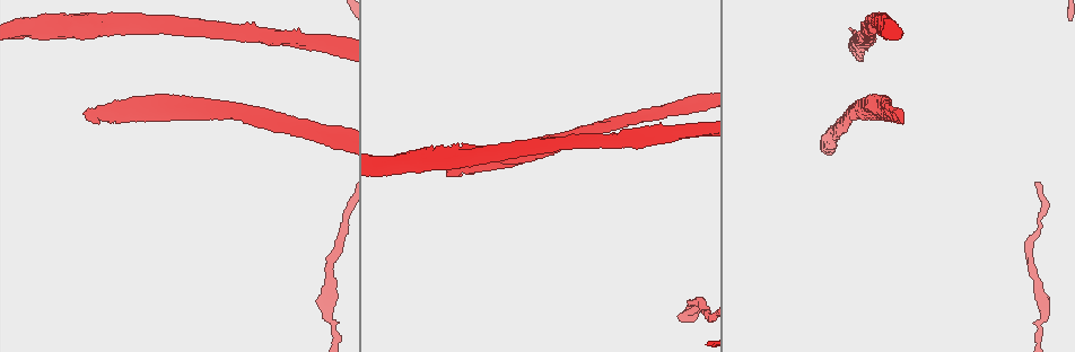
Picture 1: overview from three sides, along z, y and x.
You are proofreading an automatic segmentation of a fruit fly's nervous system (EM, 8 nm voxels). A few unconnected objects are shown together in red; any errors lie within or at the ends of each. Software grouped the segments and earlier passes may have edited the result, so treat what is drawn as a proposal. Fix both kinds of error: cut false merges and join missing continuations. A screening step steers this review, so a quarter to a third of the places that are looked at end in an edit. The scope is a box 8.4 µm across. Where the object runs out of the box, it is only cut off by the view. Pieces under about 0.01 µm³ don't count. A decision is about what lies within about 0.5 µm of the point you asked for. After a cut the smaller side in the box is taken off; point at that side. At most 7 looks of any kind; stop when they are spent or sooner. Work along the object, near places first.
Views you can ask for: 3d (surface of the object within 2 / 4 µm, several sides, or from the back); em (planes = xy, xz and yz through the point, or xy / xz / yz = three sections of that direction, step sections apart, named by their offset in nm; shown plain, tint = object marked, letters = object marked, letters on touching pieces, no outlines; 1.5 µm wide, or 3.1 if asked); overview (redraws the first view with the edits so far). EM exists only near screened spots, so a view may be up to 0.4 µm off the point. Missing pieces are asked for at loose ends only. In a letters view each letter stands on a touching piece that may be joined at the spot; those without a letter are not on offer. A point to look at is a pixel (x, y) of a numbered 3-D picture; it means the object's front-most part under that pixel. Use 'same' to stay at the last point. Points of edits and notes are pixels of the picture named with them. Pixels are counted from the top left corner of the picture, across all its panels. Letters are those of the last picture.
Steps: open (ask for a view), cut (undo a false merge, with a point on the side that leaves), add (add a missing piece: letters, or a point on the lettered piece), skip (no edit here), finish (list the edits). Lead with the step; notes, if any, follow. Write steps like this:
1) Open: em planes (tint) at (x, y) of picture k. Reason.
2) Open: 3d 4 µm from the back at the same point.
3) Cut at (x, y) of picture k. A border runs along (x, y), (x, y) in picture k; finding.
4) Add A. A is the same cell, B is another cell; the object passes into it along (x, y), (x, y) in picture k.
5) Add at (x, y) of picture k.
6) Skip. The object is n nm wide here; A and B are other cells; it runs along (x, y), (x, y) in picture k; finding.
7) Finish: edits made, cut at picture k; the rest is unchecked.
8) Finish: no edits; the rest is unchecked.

Open: em xz step 8 (letters) at (497, 148) of picture 1. Free end.

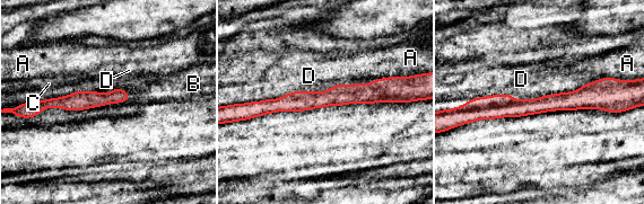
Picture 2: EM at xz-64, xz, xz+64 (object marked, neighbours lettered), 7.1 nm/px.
Open: em xy step 8 (letters) at the same point. Cut it another way.

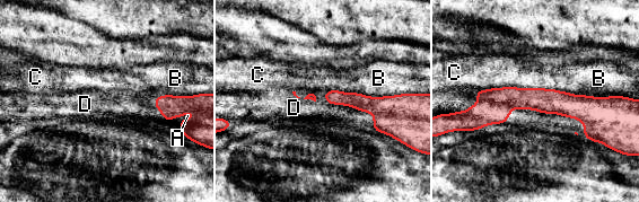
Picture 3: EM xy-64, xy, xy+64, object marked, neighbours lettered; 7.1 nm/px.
Skip. The longest contact is with B, 900 nm; A, B, C and D are other cells; it runs along (607, 106), (501, 100), (473, 113) in picture 3; none of them fits.

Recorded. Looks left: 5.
Open: 3d 4 µm at (329, 320) of picture 1. Calibre changes.

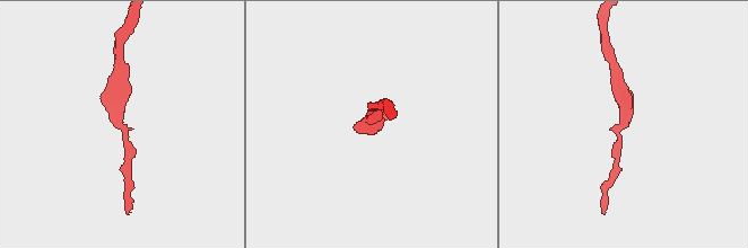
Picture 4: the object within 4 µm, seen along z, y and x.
Open: em planes (letters) at (622, 124) of picture 4. Now the EM.

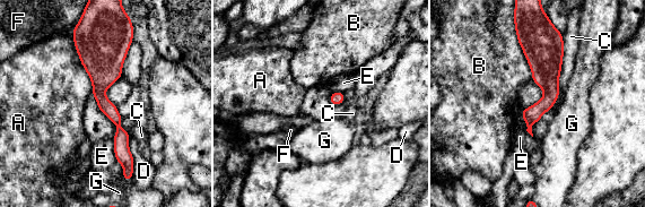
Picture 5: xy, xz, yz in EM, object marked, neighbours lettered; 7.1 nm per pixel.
Skip. A, B, C, D, E, F and G are other cells; a border runs along (563, 34), (559, 96), (550, 110) in picture 5; all the same cell.

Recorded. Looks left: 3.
Open: em planes (letters) at (93, 122) of picture 1.

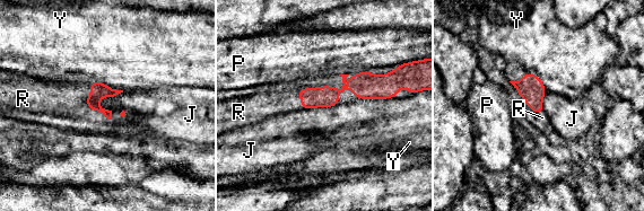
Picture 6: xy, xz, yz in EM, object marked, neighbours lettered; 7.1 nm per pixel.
Add R. The longest contact is with R, 320 nm; R is the same cell, J, P and Y are other cells; the object passes into it along (98, 90), (88, 106), (68, 99) in picture 6; the cell continues.

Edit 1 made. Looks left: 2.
Finish: edits made, add at picture 6; the rest is unchecked.

